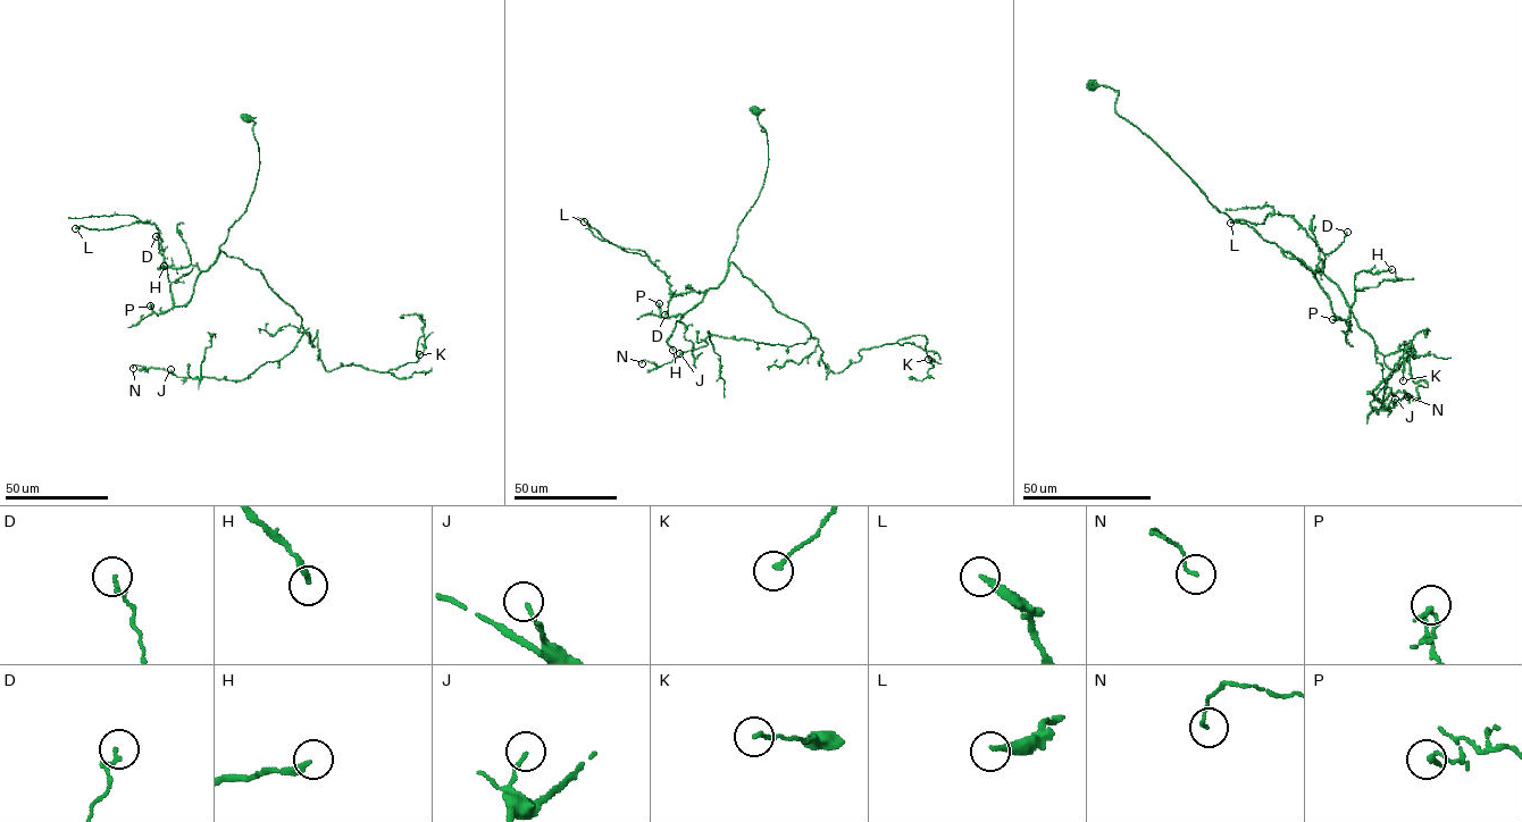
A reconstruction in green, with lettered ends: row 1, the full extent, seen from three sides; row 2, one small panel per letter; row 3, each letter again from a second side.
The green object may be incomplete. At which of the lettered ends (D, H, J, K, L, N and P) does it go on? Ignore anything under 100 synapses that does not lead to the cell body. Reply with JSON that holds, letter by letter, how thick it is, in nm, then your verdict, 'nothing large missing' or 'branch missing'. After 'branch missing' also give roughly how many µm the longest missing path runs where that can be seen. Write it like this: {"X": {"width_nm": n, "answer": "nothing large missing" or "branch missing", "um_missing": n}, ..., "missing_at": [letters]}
{"D": {"width_nm": 150, "answer": "nothing large missing"}, "H": {"width_nm": 200, "answer": "nothing large missing"}, "J": {"width_nm": 120, "answer": "nothing large missing"}, "K": {"width_nm": 140, "answer": "nothing large missing"}, "L": {"width_nm": 240, "answer": "nothing large missing"}, "N": {"width_nm": 100, "answer": "nothing large missing"}, "P": {"width_nm": 180, "answer": "nothing large missing"}, "missing_at": []}

